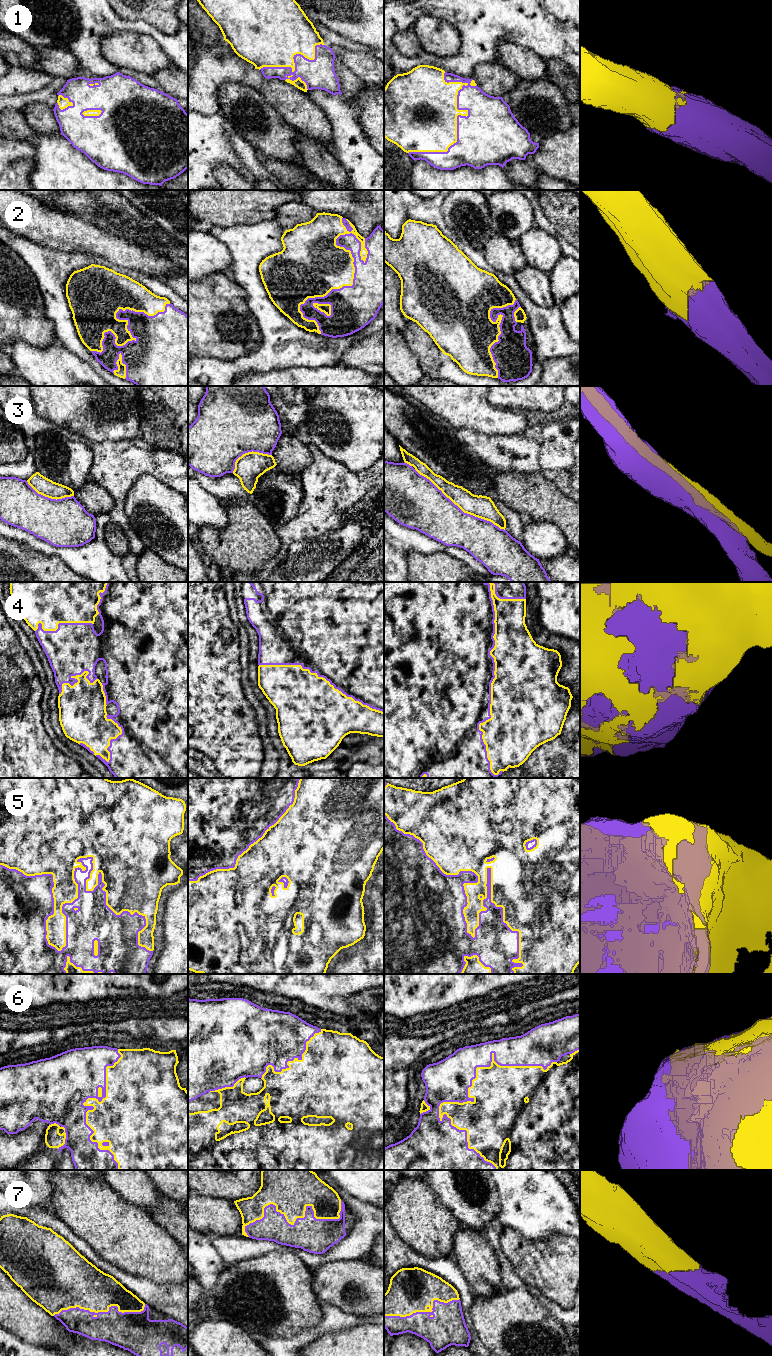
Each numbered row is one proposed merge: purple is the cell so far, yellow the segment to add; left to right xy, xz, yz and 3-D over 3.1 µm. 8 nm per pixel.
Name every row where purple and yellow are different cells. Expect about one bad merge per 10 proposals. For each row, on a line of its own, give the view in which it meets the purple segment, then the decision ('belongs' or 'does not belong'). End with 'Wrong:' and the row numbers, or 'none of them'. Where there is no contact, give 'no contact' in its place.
1: contact in yz; belongs
2: contact in xz; belongs
3: contact in yz; does not belong
4: contact in yz; belongs
5: contact in xy; belongs
6: contact in yz; belongs
7: contact in xz; belongs
Wrong: 3

